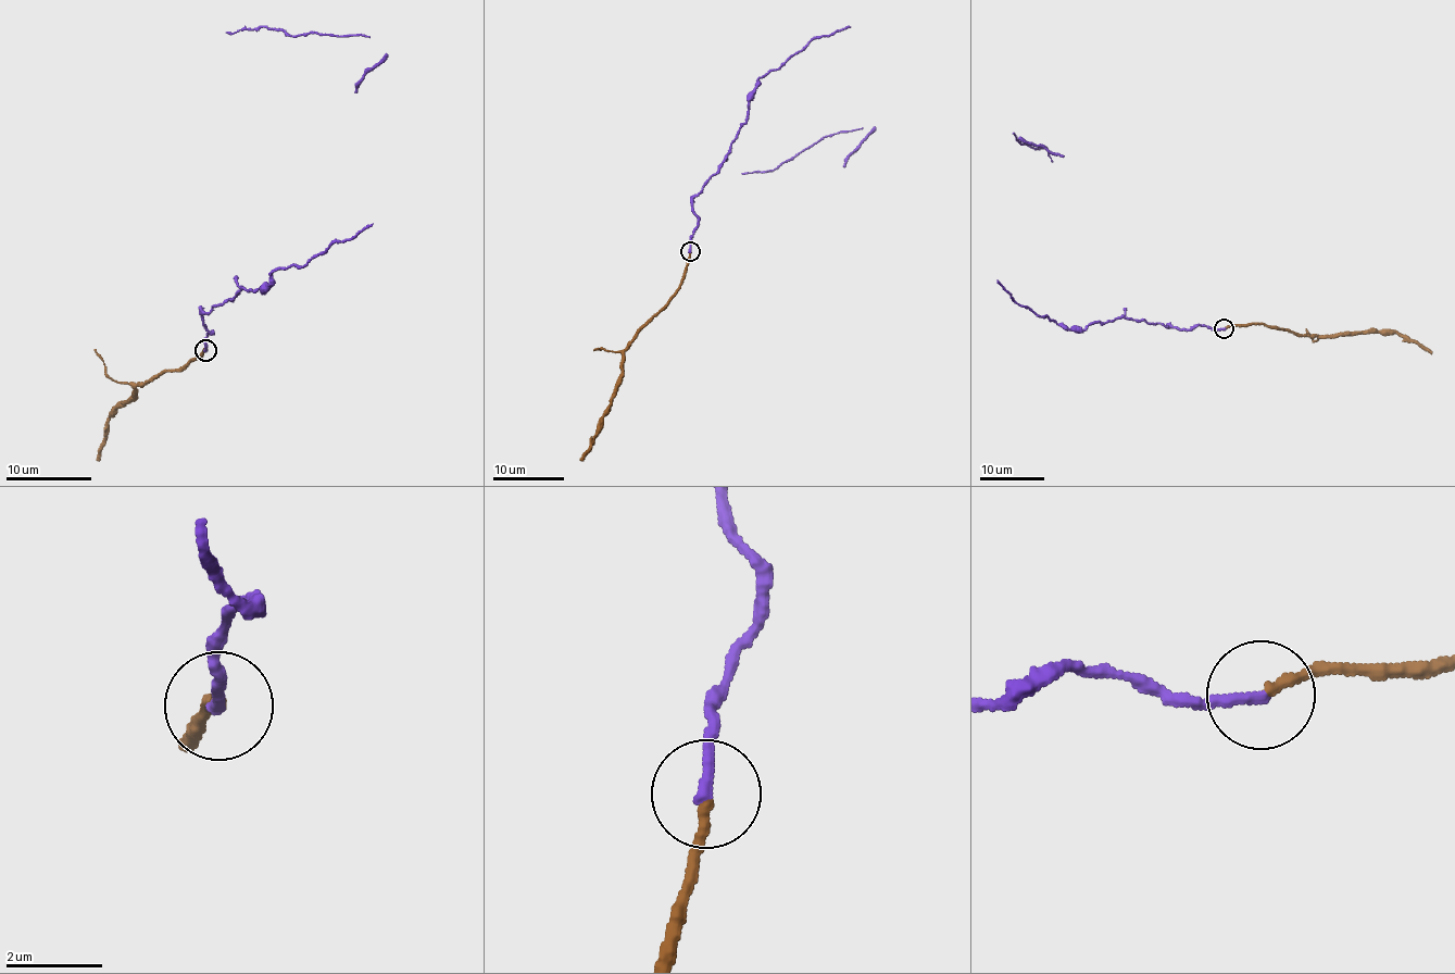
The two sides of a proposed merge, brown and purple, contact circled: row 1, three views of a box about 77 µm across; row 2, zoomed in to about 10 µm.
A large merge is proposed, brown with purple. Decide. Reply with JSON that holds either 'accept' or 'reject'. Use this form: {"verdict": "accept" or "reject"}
{"verdict": "reject"}

